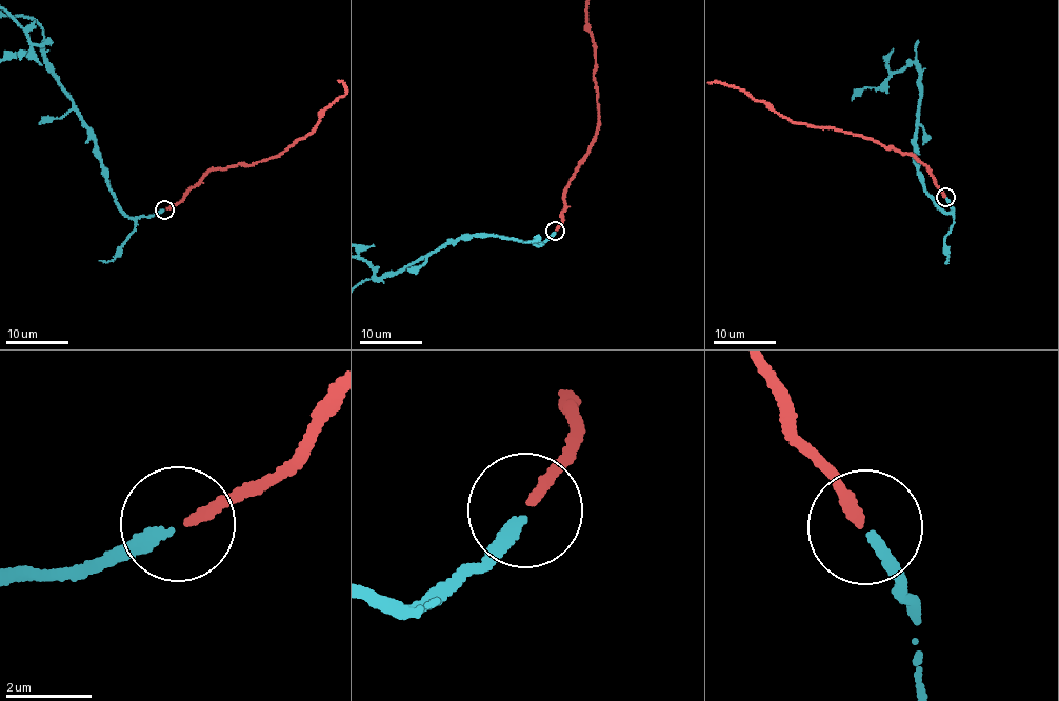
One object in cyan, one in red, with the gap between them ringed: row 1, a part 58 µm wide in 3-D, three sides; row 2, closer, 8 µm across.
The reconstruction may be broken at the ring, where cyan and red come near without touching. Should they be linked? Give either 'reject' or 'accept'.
accept

